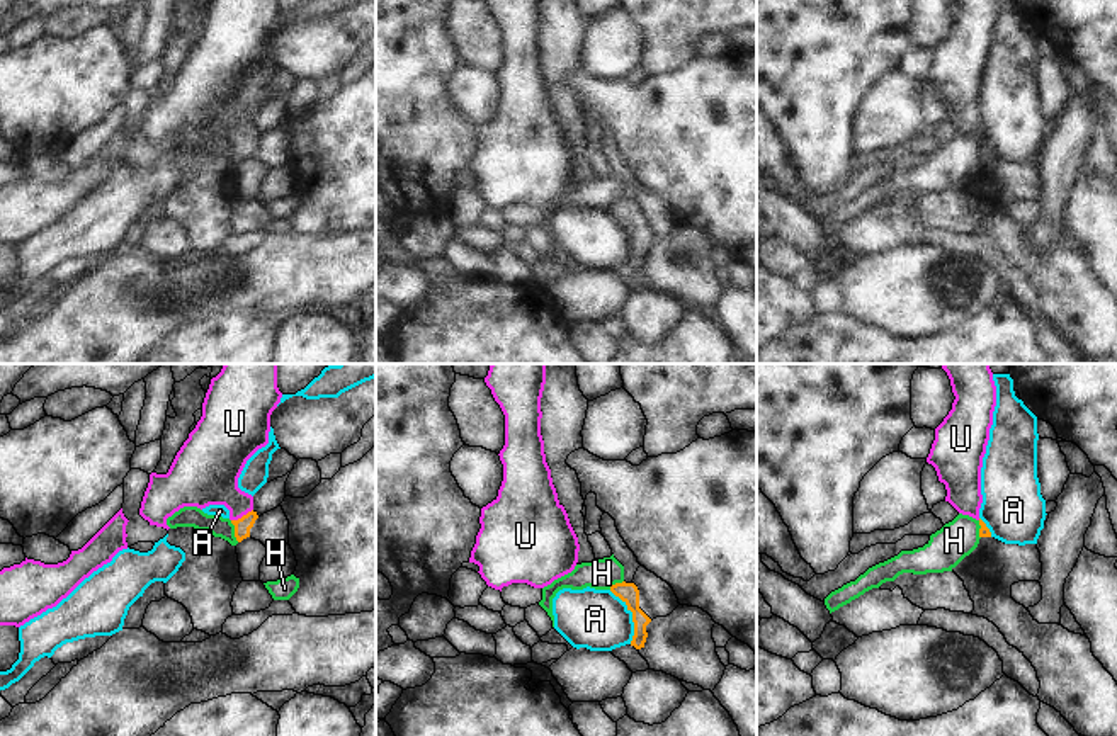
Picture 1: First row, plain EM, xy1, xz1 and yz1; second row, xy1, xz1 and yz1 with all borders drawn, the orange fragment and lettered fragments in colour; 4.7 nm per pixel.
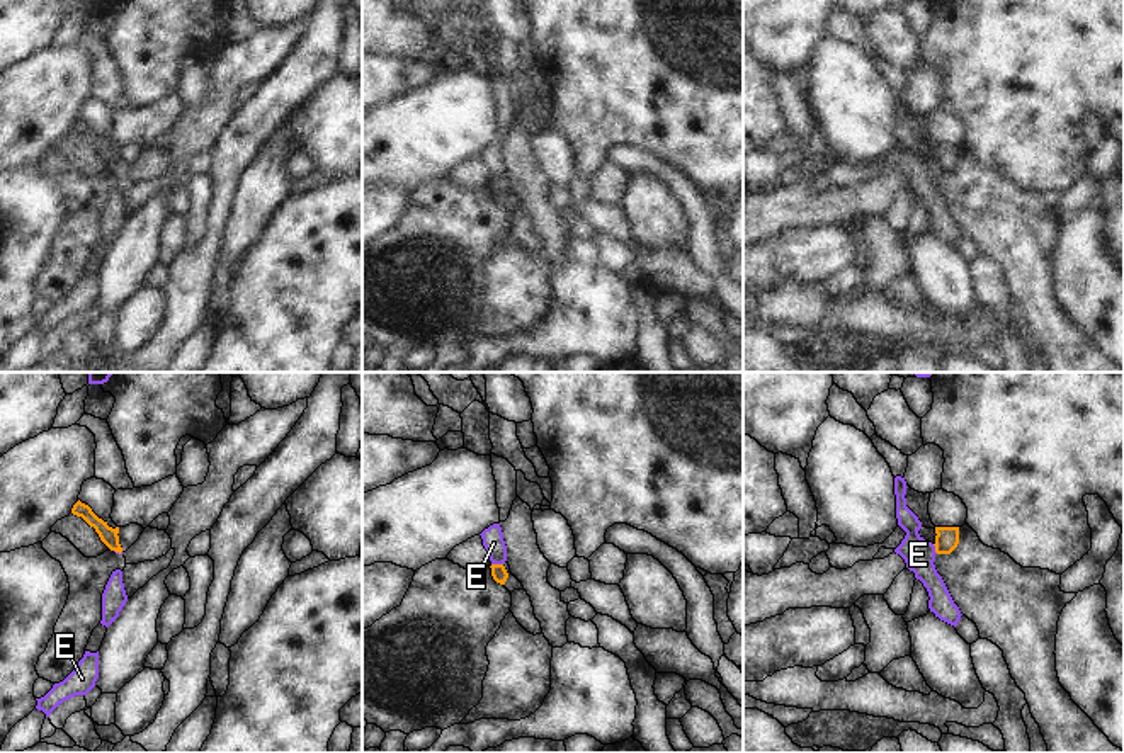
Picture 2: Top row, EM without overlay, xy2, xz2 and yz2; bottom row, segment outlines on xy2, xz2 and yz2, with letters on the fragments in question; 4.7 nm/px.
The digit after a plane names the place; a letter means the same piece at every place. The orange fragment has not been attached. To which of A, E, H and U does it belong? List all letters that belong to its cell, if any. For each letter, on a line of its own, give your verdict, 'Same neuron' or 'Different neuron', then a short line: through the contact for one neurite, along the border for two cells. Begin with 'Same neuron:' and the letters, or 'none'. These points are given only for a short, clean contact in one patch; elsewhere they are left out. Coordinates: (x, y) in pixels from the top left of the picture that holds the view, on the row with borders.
Same neuron: U
A: Different neuron. Line: xz1 (609, 590), (631, 612), (631, 643)
E: Different neuron. Line: xz2 (492, 563), (502, 565)
H: Different neuron. Line: xy1 (230, 520), (238, 541)
U: Same neuron. Line: xy1 (242, 526), (243, 515), (240, 505), (209, 475).

